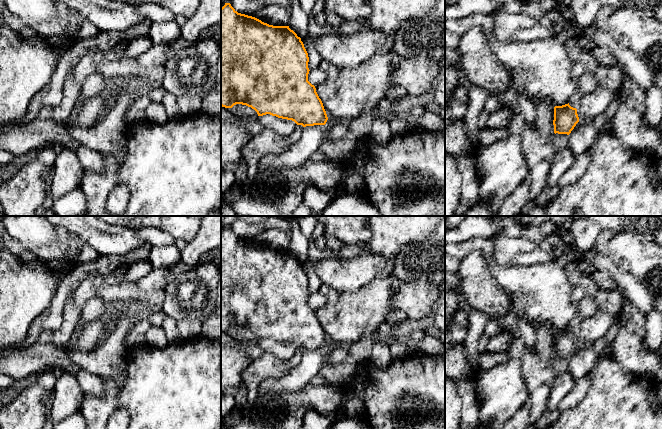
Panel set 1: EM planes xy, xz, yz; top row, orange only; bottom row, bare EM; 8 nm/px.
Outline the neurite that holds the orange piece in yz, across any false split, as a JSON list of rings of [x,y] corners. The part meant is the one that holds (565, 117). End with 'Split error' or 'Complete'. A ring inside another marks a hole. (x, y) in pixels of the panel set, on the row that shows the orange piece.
[[[568,104],[554,107],[554,133],[569,135],[579,122],[577,109]]]. Complete

